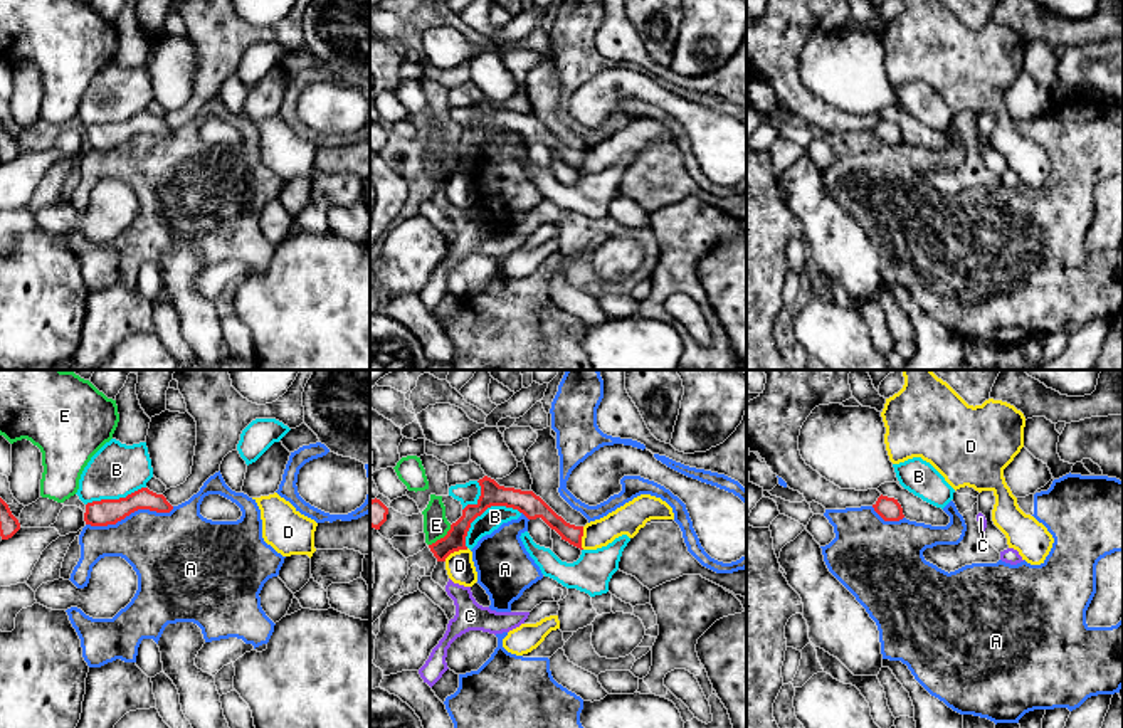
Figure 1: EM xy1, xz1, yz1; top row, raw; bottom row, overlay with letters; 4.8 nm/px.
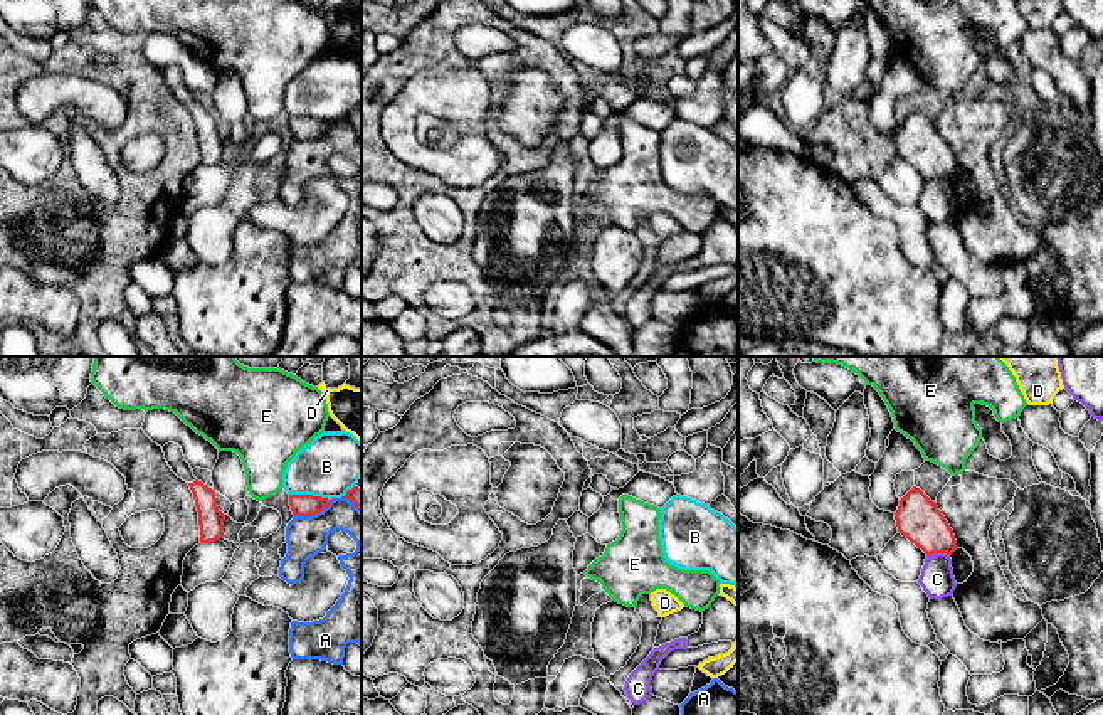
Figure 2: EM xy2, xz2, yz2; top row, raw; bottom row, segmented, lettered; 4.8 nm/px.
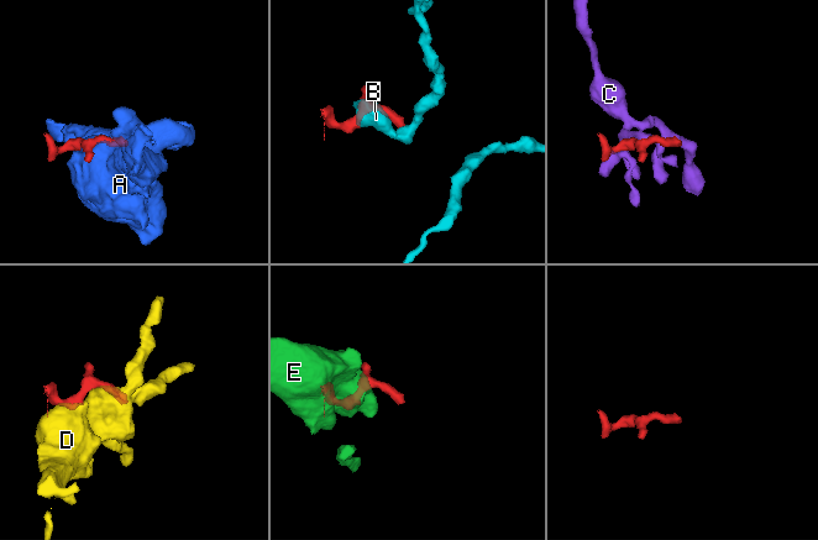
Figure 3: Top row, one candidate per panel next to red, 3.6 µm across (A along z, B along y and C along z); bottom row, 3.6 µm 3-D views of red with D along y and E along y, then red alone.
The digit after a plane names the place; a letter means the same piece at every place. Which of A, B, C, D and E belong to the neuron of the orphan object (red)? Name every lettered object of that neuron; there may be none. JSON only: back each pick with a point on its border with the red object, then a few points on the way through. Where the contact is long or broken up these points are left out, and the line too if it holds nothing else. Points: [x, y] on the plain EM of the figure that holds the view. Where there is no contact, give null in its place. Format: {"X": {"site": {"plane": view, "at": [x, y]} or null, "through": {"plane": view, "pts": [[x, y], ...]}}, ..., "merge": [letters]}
{"merge": []}

